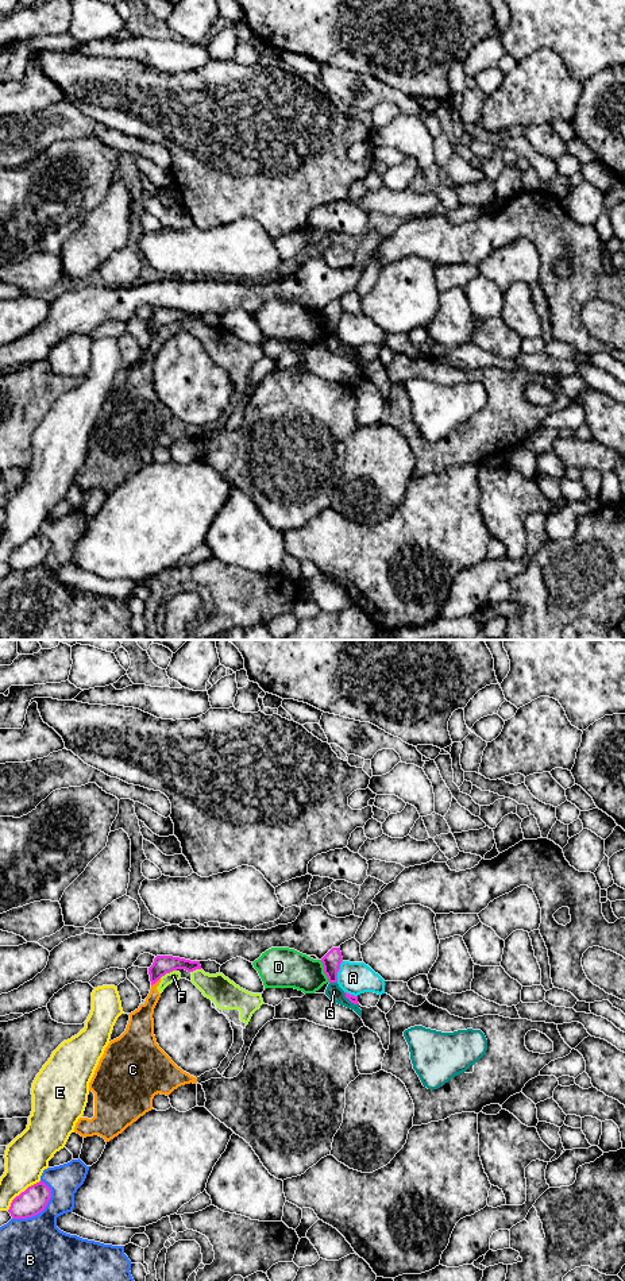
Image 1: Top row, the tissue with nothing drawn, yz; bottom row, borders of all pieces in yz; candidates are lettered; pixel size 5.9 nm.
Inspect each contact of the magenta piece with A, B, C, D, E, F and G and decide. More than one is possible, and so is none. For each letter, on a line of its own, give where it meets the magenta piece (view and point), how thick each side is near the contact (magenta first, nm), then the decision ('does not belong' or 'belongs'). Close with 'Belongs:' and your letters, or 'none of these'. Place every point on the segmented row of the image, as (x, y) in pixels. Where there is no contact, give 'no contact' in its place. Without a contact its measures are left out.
A: yz (338, 971) | 110/190 nm | does not belong
B: yz (41, 1211) | 160/380 nm | does not belong
C: yz (155, 982) | 110/140 nm | does not belong
D: yz (324, 971) | 110/240 nm | does not belong
E: yz (22, 1192) | 160/260 nm | does not belong
F: yz (168, 972) | 110/70 nm | does not belong
G: yz (334, 982) | 110/90 nm | does not belong
Belongs: none of these

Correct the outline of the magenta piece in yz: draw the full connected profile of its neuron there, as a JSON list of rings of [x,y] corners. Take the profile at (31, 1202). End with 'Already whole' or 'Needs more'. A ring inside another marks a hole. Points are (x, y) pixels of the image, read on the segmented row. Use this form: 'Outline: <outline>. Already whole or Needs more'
Outline: [[[39,1181],[16,1196],[8,1212],[12,1219],[27,1219],[40,1214],[51,1197],[50,1188]]]. Already whole

